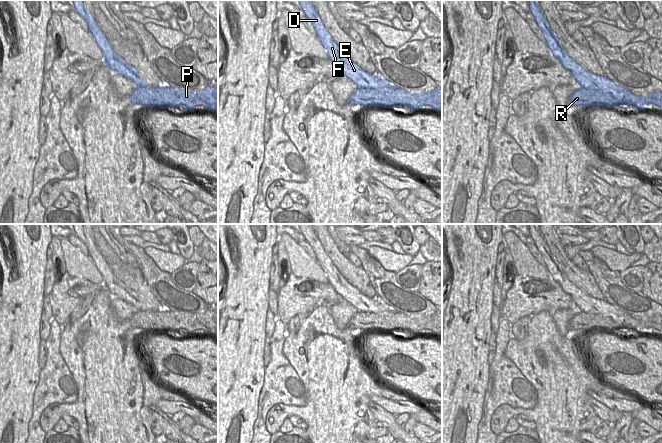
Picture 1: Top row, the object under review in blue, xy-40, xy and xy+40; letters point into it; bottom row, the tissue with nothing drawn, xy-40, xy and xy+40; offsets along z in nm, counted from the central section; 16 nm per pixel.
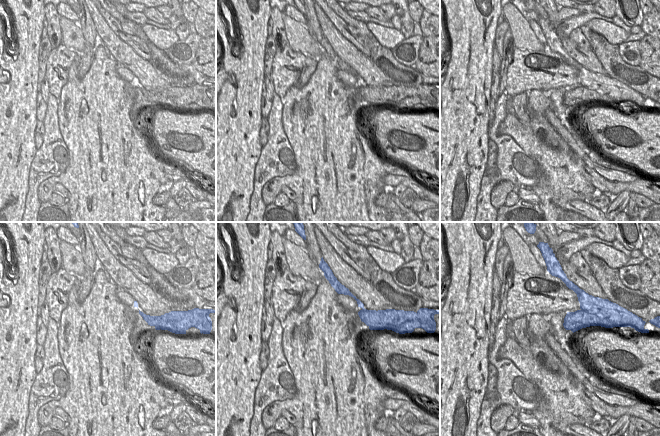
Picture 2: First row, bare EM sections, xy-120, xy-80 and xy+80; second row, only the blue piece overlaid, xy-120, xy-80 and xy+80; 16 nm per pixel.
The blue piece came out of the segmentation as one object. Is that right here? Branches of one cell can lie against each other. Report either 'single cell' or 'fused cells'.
fused cells

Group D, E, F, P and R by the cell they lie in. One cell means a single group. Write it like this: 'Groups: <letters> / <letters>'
Groups: D E F / P R.

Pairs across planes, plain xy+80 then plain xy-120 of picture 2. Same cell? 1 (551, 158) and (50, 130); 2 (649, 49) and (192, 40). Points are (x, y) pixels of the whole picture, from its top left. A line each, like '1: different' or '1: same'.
1: different
2: different

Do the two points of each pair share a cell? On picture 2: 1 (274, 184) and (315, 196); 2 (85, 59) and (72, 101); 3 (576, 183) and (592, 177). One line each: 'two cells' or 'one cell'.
1: one cell
2: two cells
3: two cells

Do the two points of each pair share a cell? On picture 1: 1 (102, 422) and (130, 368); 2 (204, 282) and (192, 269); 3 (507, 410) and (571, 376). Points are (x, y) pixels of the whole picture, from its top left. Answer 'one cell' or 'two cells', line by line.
1: one cell
2: two cells
3: one cell

